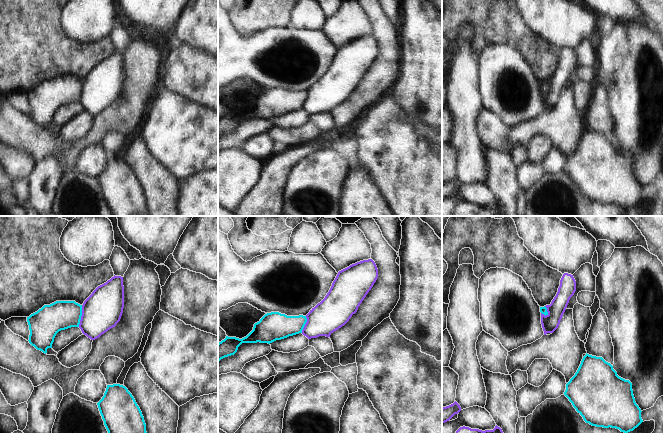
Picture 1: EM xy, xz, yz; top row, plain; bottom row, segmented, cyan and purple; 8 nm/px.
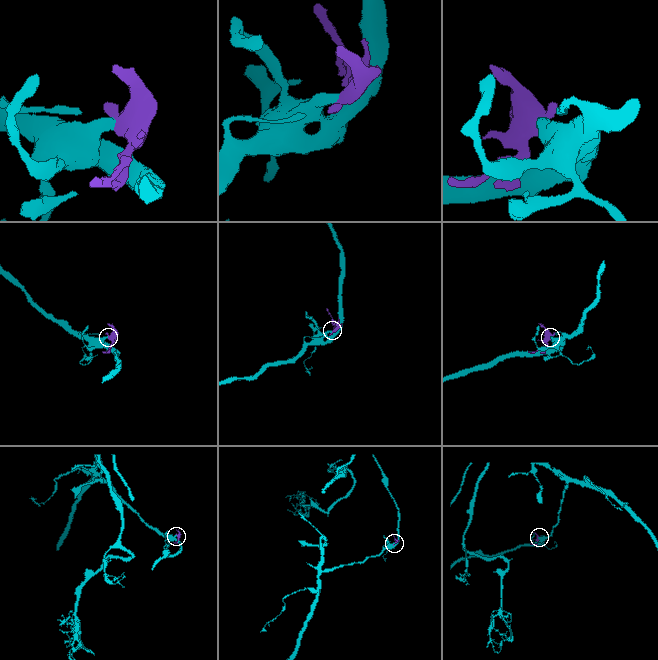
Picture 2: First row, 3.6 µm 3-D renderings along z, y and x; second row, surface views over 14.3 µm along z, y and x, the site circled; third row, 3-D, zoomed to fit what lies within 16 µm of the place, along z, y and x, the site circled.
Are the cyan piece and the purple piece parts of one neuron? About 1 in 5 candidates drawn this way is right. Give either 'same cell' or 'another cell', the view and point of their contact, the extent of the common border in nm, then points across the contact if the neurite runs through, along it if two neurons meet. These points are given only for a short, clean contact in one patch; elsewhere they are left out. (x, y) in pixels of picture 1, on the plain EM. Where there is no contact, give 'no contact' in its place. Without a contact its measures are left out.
another cell | xy (81, 91) | 180 nm | along xy (82, 81), (82, 91), (78, 102)

